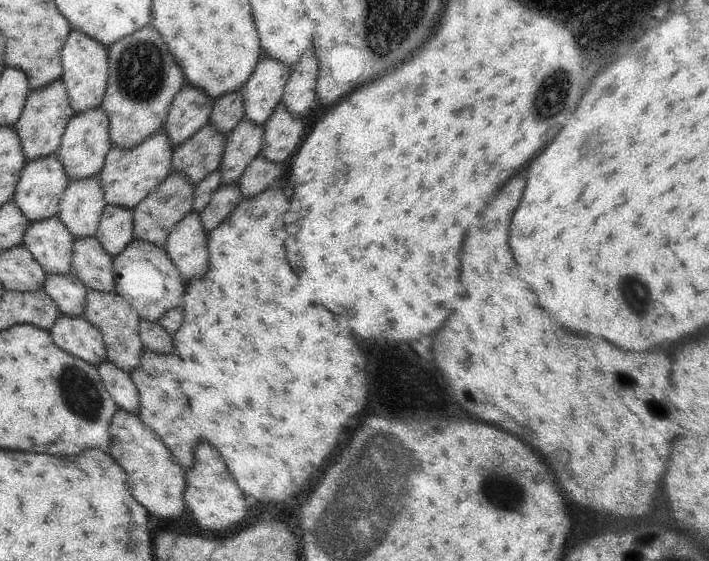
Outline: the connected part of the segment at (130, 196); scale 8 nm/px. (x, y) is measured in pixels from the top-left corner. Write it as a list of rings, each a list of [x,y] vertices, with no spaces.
[[[160,126],[152,136],[148,136],[136,148],[124,150],[120,146],[111,146],[102,170],[99,172],[106,204],[116,204],[116,206],[134,209],[136,204],[140,204],[152,190],[156,190],[156,186],[162,184],[166,176],[173,171],[172,155],[174,149],[175,147],[172,146],[164,126]]]

